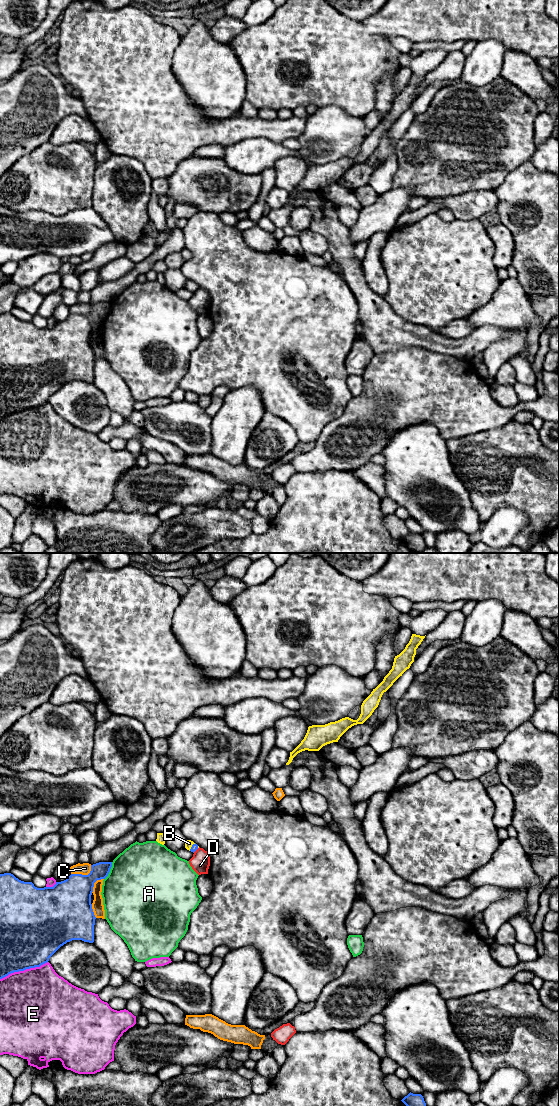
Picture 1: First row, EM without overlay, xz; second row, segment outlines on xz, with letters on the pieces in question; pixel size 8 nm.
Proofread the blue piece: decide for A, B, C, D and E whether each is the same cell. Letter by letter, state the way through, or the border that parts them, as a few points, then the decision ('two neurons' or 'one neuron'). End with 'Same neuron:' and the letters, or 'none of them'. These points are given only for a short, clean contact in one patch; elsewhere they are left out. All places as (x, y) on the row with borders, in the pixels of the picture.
A: two neurons
B: runs through xz (194, 847), (192, 846), (189, 843); one neuron
C: two neurons
D: two neurons
E: two neurons
Same neuron: B

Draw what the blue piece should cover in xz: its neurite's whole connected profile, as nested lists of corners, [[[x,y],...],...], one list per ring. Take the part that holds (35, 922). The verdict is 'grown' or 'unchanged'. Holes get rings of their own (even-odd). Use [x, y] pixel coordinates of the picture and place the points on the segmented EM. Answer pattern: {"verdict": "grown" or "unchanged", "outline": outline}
{"verdict": "unchanged", "outline": [[[112,862],[91,865],[88,875],[71,874],[53,887],[37,888],[32,882],[24,882],[11,873],[0,874],[0,979],[11,973],[40,967],[64,944],[72,940],[94,942],[95,915],[91,904],[94,883],[105,879]]]}

